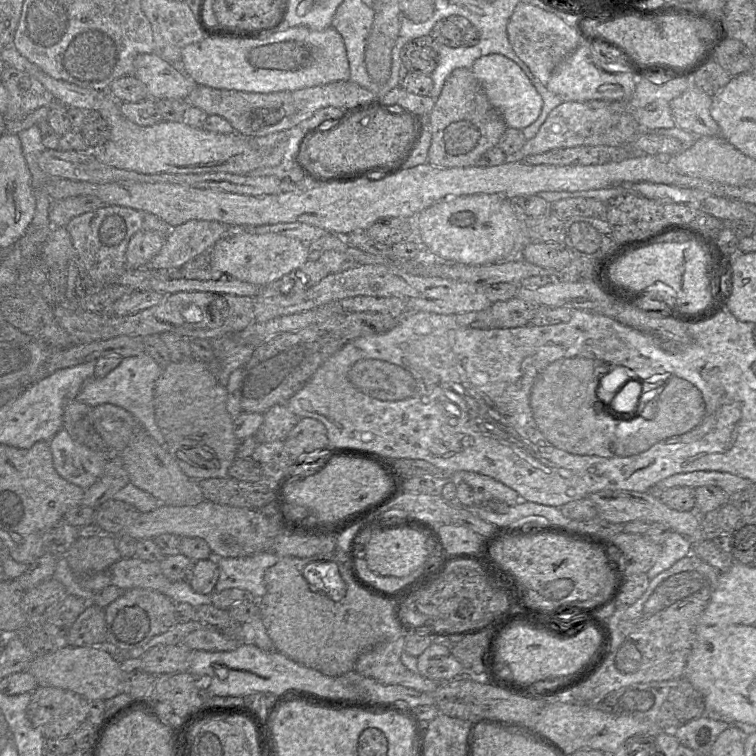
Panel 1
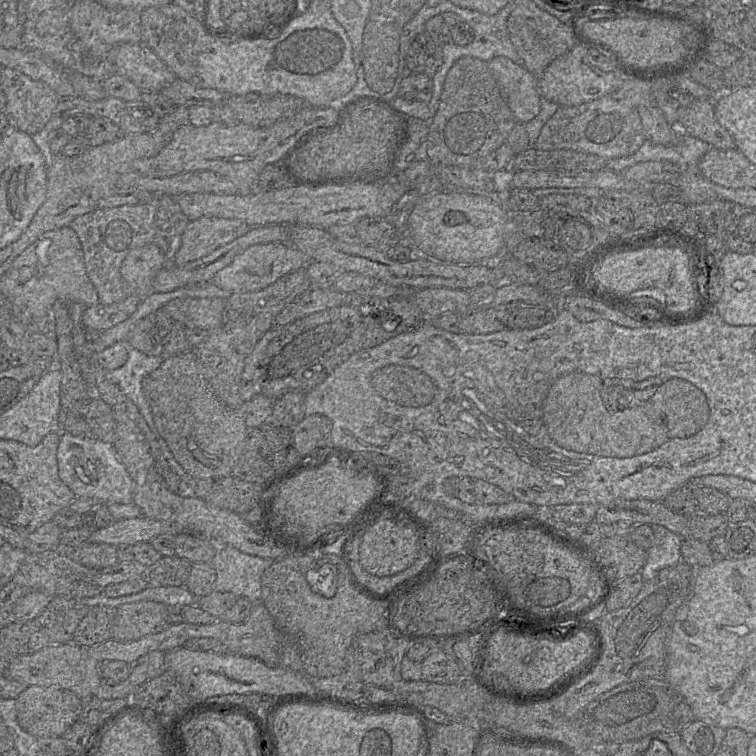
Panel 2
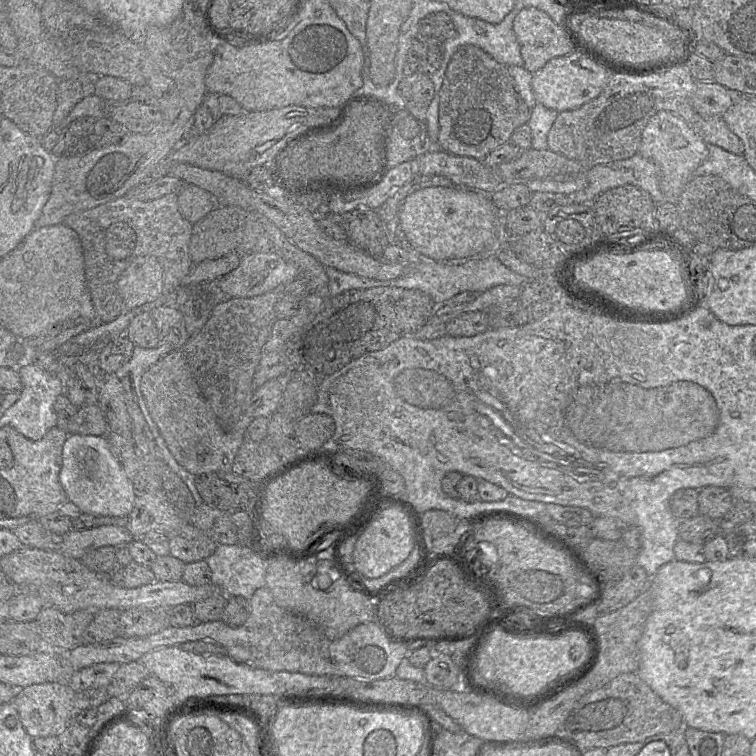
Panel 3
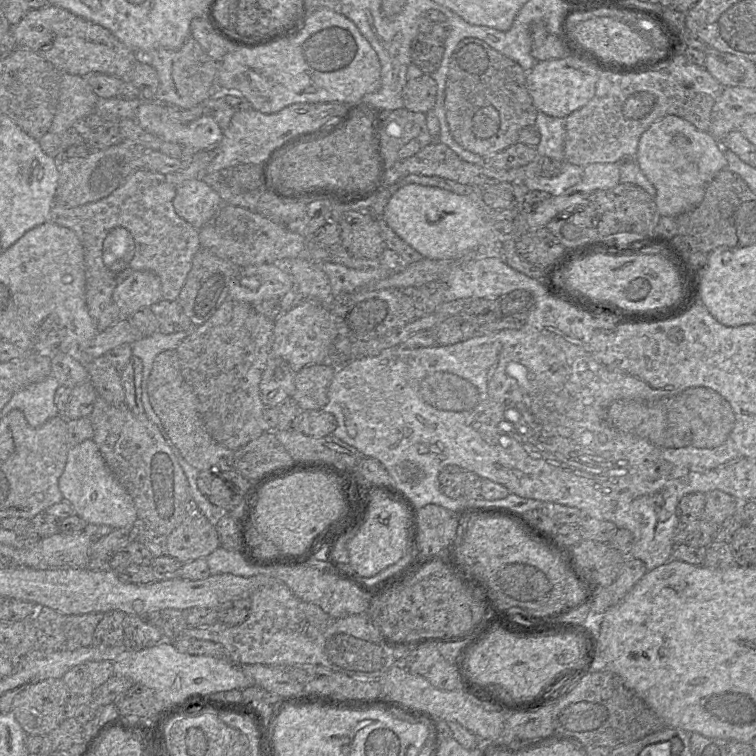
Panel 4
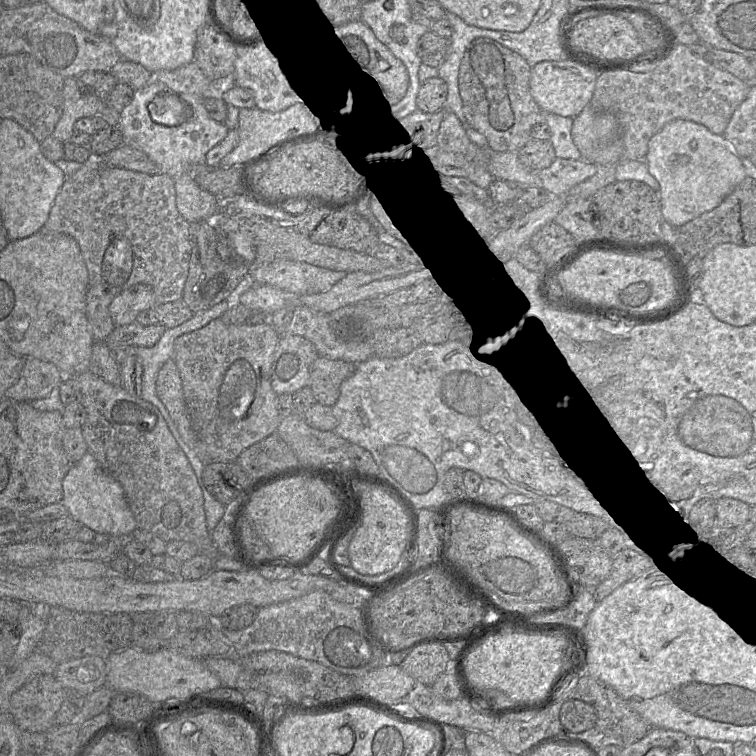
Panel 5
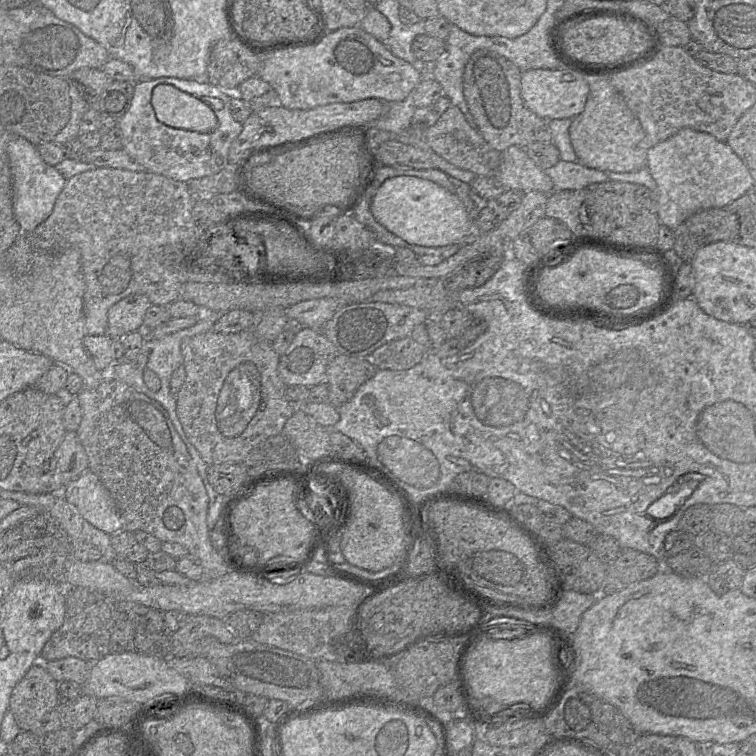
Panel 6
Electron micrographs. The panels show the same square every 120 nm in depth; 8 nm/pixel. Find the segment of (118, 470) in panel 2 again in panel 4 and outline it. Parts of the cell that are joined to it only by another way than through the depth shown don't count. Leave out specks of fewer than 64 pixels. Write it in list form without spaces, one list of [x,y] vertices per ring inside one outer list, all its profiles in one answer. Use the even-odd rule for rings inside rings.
[[[93,439],[69,448],[66,466],[59,478],[59,488],[64,500],[88,524],[119,529],[132,525],[138,519],[132,497],[107,466]]]

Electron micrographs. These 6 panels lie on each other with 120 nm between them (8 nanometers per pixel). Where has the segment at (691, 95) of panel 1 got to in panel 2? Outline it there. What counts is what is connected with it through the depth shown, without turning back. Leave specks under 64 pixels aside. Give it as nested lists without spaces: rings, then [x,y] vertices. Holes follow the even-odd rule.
[[[698,100],[682,107],[678,128],[684,134],[706,142],[711,148],[736,148],[731,134],[716,119],[713,100]]]

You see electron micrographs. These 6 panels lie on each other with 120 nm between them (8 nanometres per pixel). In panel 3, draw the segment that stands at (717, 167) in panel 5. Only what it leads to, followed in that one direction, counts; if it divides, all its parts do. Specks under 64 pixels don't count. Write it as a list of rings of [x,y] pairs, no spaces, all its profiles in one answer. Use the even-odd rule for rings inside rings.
[[[660,111],[645,127],[638,154],[654,162],[660,170],[659,189],[666,203],[676,203],[695,170],[708,156],[708,145],[695,133],[692,126],[677,114]]]

